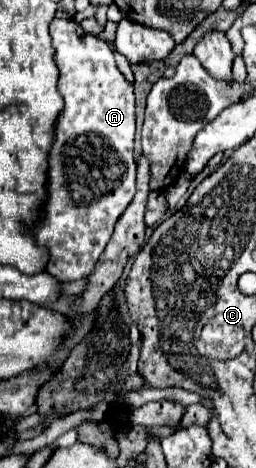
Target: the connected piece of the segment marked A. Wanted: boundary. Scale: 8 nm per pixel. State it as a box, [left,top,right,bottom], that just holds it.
[33,18,135,282]

